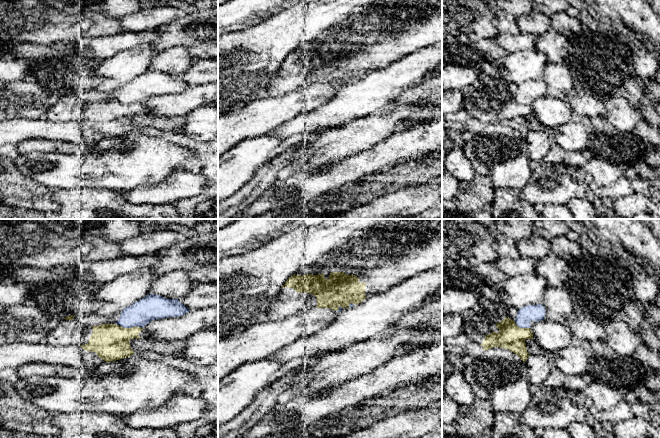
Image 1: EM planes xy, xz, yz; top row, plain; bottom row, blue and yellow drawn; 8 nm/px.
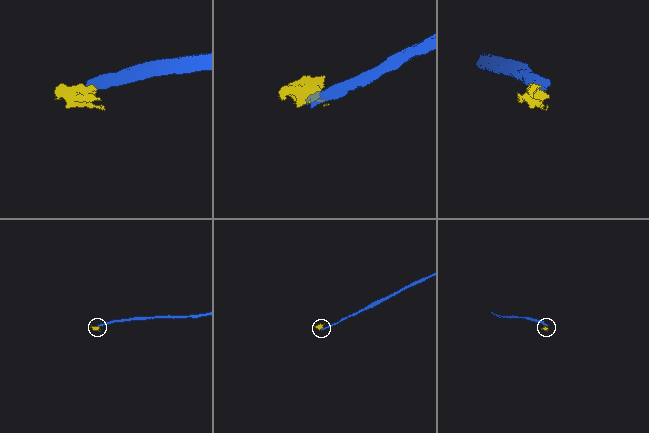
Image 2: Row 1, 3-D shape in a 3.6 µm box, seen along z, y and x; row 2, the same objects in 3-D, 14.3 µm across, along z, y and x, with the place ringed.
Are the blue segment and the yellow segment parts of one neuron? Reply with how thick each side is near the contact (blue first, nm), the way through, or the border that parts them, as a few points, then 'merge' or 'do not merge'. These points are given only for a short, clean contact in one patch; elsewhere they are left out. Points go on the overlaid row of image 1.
calibres 200 and 300 nm; border xy (116, 323), (123, 327), (142, 328); do not merge

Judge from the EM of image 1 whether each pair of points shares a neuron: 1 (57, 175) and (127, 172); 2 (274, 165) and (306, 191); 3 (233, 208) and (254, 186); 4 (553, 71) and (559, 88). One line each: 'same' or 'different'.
1: same
2: different
3: same
4: same

